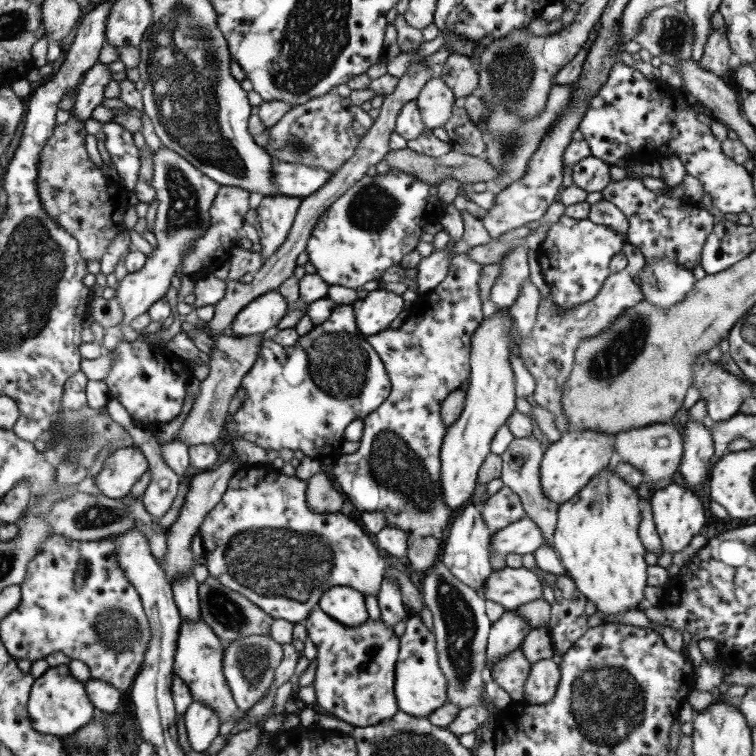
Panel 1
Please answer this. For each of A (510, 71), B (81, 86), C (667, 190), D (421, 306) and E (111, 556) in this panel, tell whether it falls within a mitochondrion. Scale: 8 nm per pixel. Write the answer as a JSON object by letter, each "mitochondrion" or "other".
{"A":"mitochondrion","B":"other","C":"other","D":"other","E":"other"}

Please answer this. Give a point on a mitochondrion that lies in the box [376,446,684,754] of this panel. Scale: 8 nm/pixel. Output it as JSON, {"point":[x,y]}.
{"point":[603,698]}

